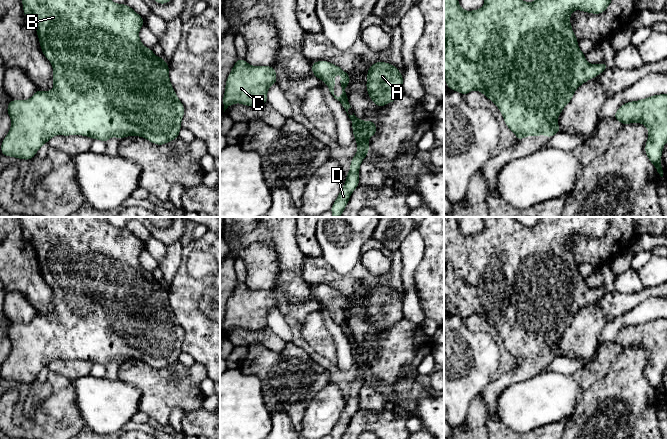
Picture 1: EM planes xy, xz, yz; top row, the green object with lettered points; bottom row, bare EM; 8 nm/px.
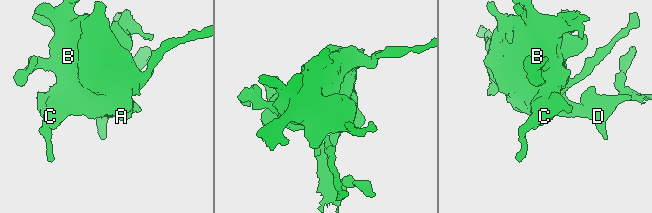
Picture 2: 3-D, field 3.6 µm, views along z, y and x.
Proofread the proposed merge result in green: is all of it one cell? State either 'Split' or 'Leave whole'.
Leave whole

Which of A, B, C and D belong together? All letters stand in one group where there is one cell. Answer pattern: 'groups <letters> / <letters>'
groups A B C D

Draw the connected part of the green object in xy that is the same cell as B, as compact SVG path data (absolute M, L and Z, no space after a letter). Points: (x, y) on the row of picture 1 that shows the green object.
M21 0L23 3L24 16L30 18L35 24L36 32L43 55L51 62L53 67L52 91L36 90L29 100L10 100L7 113L11 118L11 128L1 143L1 154L16 157L19 160L31 160L52 137L56 135L70 136L82 135L107 142L111 137L120 140L127 136L140 136L156 145L164 145L179 137L181 121L185 112L172 87L169 78L169 66L163 58L157 57L152 49L145 47L139 39L139 31L144 24L144 19L127 4L117 4L112 0Z

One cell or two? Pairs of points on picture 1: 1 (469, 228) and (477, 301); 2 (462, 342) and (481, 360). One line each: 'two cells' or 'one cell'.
1: two cells
2: one cell

